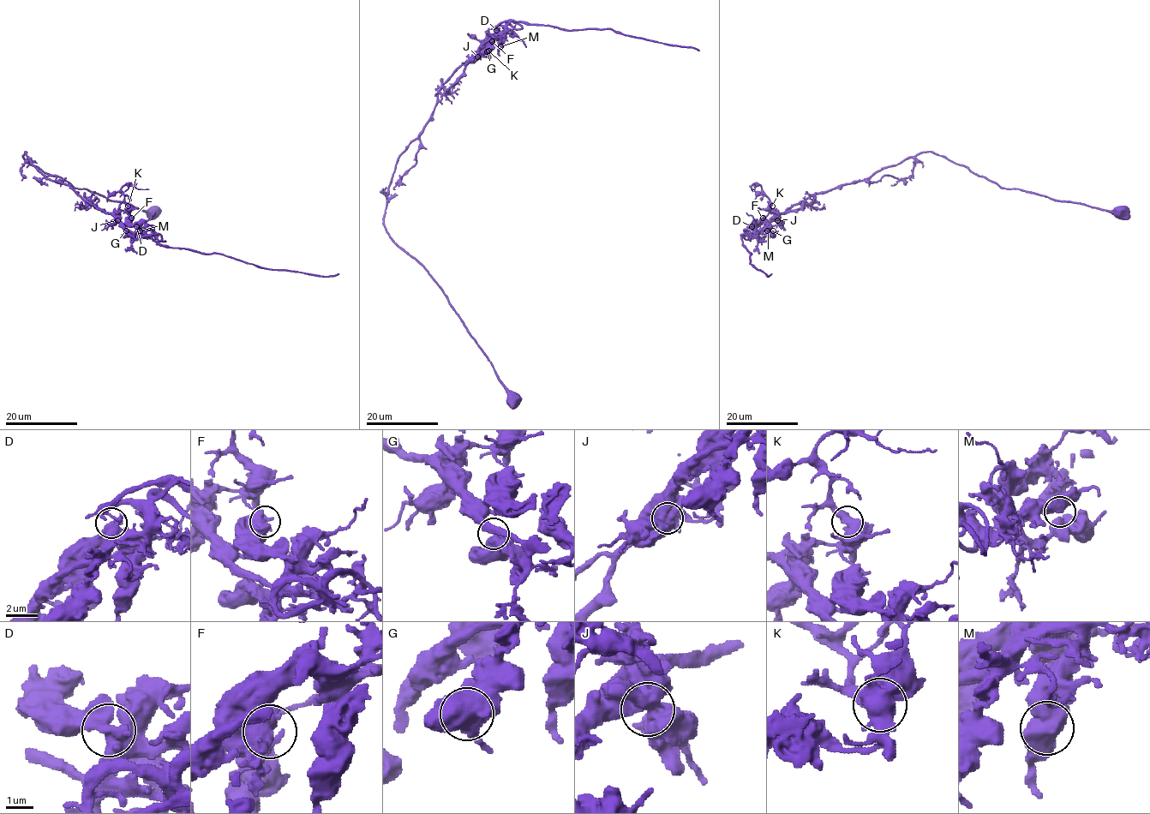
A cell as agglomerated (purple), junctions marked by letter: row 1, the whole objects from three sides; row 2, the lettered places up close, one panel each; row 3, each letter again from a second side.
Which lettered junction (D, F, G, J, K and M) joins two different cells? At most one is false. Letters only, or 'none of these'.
F

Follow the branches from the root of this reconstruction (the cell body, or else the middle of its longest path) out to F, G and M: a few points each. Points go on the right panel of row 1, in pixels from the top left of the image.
F: (1121, 212), (1001, 188), (964, 165), (923, 152), (763, 218)
G: (1121, 212), (1001, 188), (923, 152), (862, 180), (811, 194), (758, 234), (773, 230)
M: (1121, 212), (1001, 188), (964, 165), (923, 152), (862, 180), (811, 194), (777, 214), (758, 232), (767, 230)

